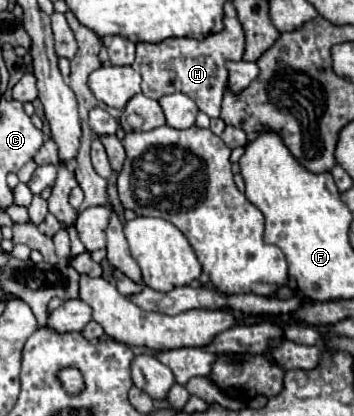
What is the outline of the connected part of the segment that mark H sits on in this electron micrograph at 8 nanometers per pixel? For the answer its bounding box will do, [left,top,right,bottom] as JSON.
[133,17,245,117]

